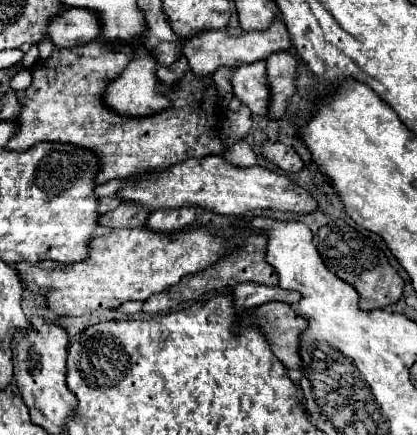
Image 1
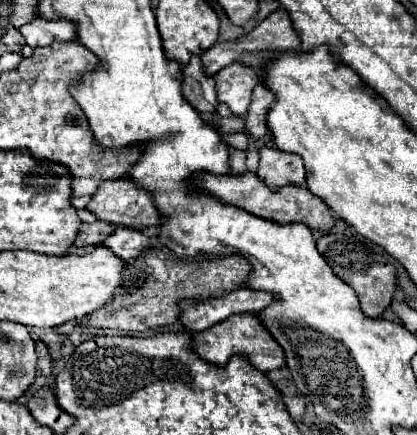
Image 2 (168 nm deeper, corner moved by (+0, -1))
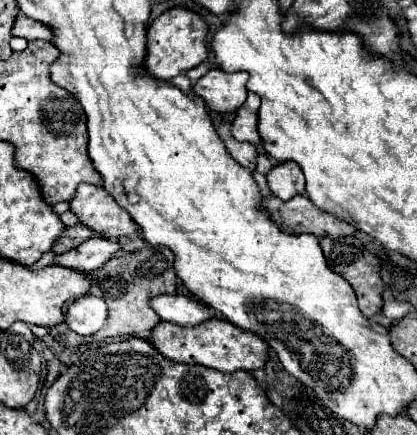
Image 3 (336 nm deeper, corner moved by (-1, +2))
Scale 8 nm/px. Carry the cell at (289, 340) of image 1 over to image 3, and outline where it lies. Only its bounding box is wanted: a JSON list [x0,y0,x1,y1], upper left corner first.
[152,317,270,373]

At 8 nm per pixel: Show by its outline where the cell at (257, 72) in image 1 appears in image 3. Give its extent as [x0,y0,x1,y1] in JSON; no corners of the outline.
[192,69,248,113]

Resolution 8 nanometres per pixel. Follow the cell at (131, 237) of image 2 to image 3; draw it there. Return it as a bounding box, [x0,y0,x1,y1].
[54,233,122,271]

